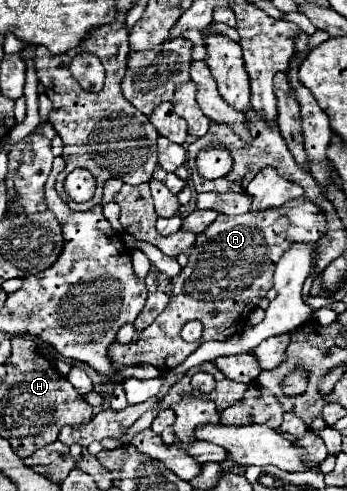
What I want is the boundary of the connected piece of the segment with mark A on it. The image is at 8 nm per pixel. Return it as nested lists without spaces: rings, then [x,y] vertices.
[[[306,197],[290,199],[276,209],[248,211],[238,217],[218,215],[218,219],[198,235],[194,247],[188,251],[188,265],[172,279],[174,291],[166,309],[136,337],[136,341],[112,341],[108,347],[110,361],[114,365],[150,363],[160,371],[178,367],[198,347],[180,337],[180,329],[190,319],[202,321],[204,341],[224,341],[242,331],[250,311],[270,291],[274,267],[284,255],[288,243],[316,243],[322,235],[326,235],[326,213]]]

